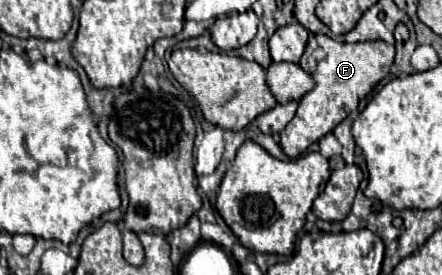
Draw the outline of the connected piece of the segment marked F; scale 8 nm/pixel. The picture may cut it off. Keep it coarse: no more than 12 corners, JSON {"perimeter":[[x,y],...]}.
{"perimeter":[[312,34],[314,78],[280,132],[296,158],[390,72],[394,46]]}

